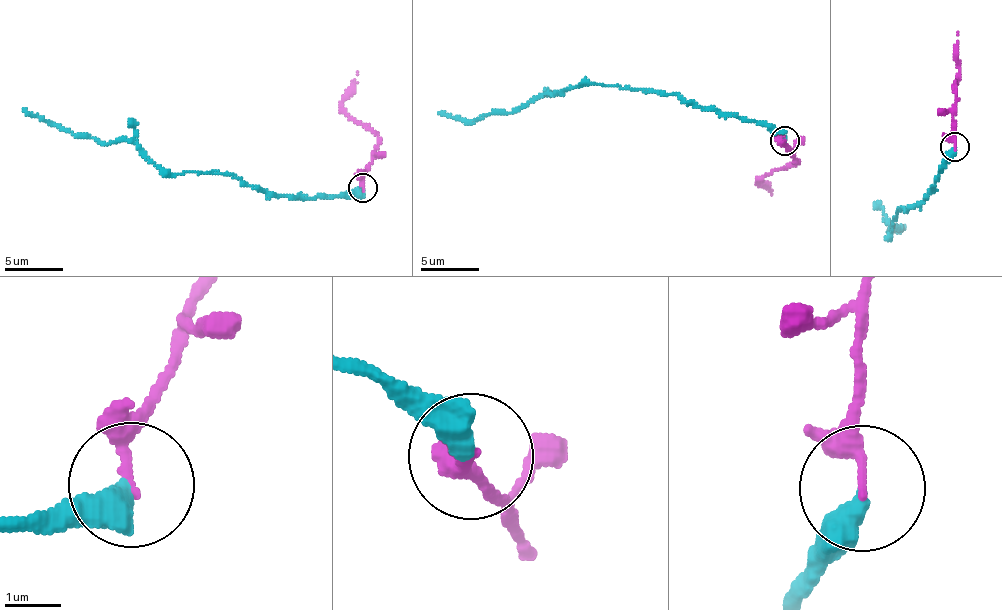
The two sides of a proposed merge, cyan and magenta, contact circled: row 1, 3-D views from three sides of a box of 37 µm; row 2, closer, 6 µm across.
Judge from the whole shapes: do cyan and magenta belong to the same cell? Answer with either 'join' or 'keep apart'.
keep apart

